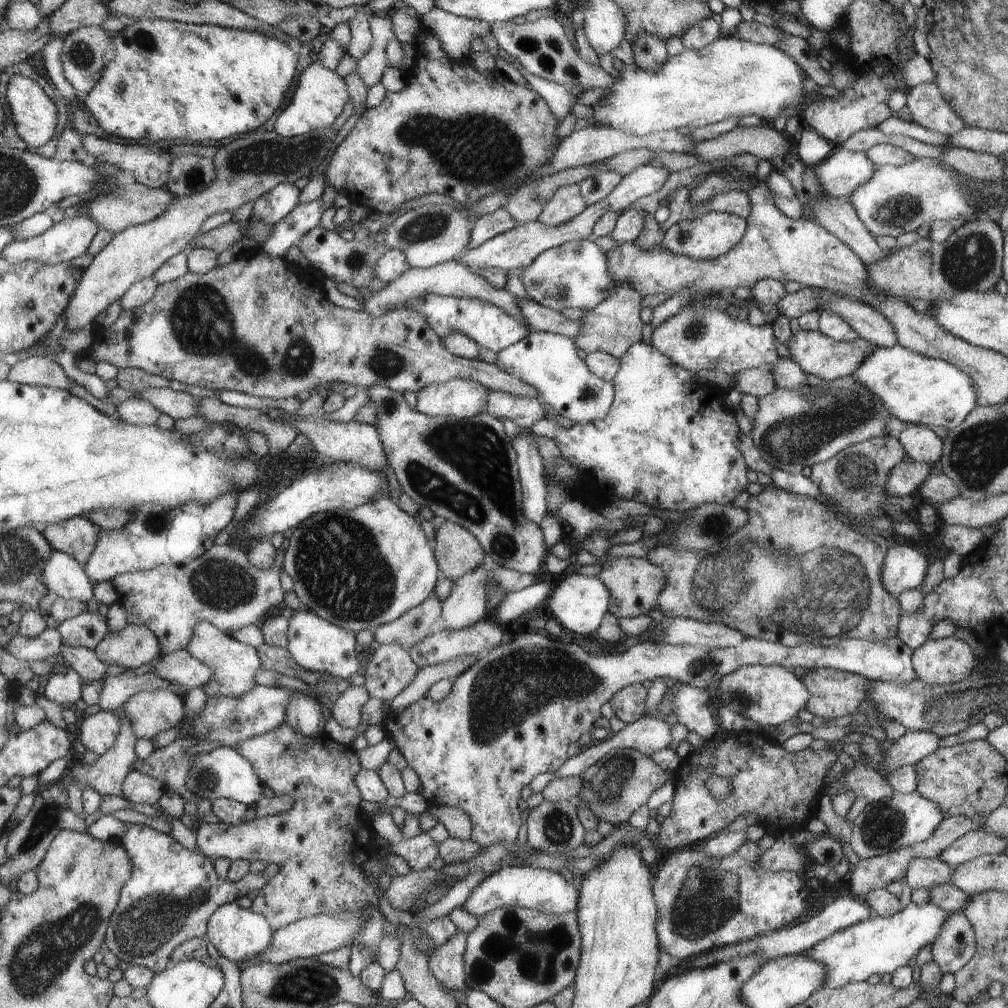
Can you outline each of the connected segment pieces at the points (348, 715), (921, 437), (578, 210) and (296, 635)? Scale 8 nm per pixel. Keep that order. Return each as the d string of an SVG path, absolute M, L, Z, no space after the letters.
M351 685L336 700L332 708L332 718L343 728L356 728L361 724L362 706L369 700L369 690L364 686Z
M909 424L900 432L901 444L905 446L908 459L922 463L938 464L944 456L944 441L930 428Z
M567 185L561 187L550 198L537 222L546 227L556 227L581 215L588 206L588 202L582 197L580 185Z
M302 607L294 612L289 622L287 650L301 668L306 671L326 673L334 679L348 679L360 668L360 658L354 650L356 636L350 630L339 628Z

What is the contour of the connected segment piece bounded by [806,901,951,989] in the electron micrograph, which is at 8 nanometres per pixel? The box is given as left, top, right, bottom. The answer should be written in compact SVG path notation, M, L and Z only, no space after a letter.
M912 901L893 916L882 917L874 914L863 922L833 933L810 948L806 955L822 962L829 969L824 987L830 989L868 981L872 974L883 977L885 974L894 973L898 968L906 967L909 960L917 956L920 950L932 945L941 935L950 916L946 910L929 901L925 904L915 904Z

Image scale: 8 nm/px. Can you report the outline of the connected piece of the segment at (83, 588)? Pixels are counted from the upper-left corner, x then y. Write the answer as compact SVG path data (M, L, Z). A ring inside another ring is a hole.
M55 550L48 562L43 582L52 593L66 599L79 599L86 603L95 596L94 582L90 580L86 566L69 553Z

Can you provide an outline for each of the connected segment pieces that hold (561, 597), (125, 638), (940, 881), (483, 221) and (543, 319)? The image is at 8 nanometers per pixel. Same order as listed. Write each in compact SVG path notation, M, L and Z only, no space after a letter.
M569 573L556 583L556 588L545 607L550 607L558 624L567 633L592 634L598 630L603 617L609 612L612 593L599 577Z
M127 624L126 629L120 633L110 633L101 643L97 652L107 664L121 665L126 669L139 668L146 663L156 660L162 654L158 638L147 627L132 624Z
M919 859L910 864L904 881L912 890L932 889L951 883L954 872L955 868L952 865L945 864L939 859Z
M500 207L495 212L482 215L473 220L472 239L468 247L474 249L484 242L495 238L498 234L518 227L519 224L514 216Z
M520 300L521 310L525 314L526 323L532 331L543 331L577 338L581 330L581 320L568 320L561 312L538 305L533 300Z

